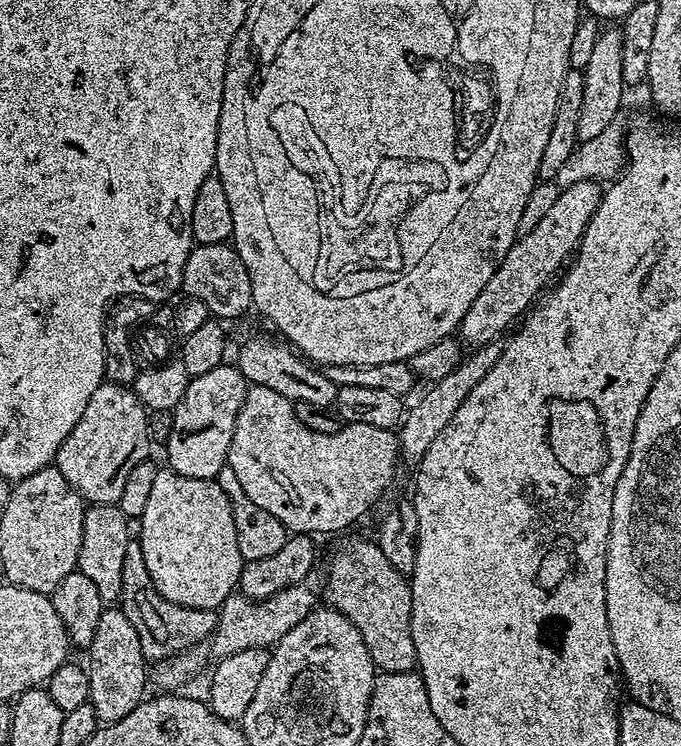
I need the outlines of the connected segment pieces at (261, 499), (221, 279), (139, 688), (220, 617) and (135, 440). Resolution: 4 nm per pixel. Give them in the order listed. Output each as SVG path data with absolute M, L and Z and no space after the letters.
M257 384L249 387L246 398L242 402L242 410L238 410L238 418L234 426L234 438L230 442L228 451L227 468L234 470L234 478L238 478L242 490L246 490L246 498L254 502L257 506L262 506L266 514L274 514L278 522L282 522L292 534L317 534L316 532L340 532L343 528L348 528L359 516L364 516L380 500L380 495L392 484L392 479L396 476L396 463L401 463L402 449L400 437L393 429L379 428L378 426L366 426L365 424L345 424L338 434L314 434L314 430L306 430L302 422L298 422L296 409L293 401L282 398L282 394L277 394L275 390L266 390L266 386Z
M228 242L193 247L182 270L182 292L184 296L198 298L198 302L203 302L209 313L221 322L229 322L253 307L250 274L246 274L242 258L238 258L235 247Z
M105 607L102 618L98 618L98 626L94 629L94 638L86 650L86 667L88 670L88 703L94 706L97 721L113 724L130 710L134 710L145 699L144 667L146 661L142 654L142 642L138 642L138 630L134 630L130 618L120 611L119 607Z
M314 570L306 574L302 582L294 582L294 586L286 586L286 590L278 590L278 594L265 600L252 600L239 594L229 596L227 602L218 609L216 629L210 637L213 657L238 654L238 650L251 648L271 649L282 637L290 634L290 630L294 630L302 618L316 611L325 595L324 581L325 577L321 573L319 576L319 571Z
M105 382L94 390L82 418L78 418L78 426L66 434L66 442L62 442L54 461L62 478L89 505L119 504L130 470L149 455L148 415L148 409L131 387Z

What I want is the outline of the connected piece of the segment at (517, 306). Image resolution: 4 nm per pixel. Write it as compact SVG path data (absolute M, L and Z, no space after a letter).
M594 180L574 182L574 186L559 189L554 206L539 219L534 230L521 235L510 246L506 258L502 258L490 282L482 286L482 294L474 298L474 306L466 310L466 318L462 318L458 329L459 339L465 345L472 344L468 346L478 349L491 340L501 339L533 307L537 297L553 283L554 277L569 263L570 257L579 248L580 239L584 237L586 226L601 195L601 185Z

